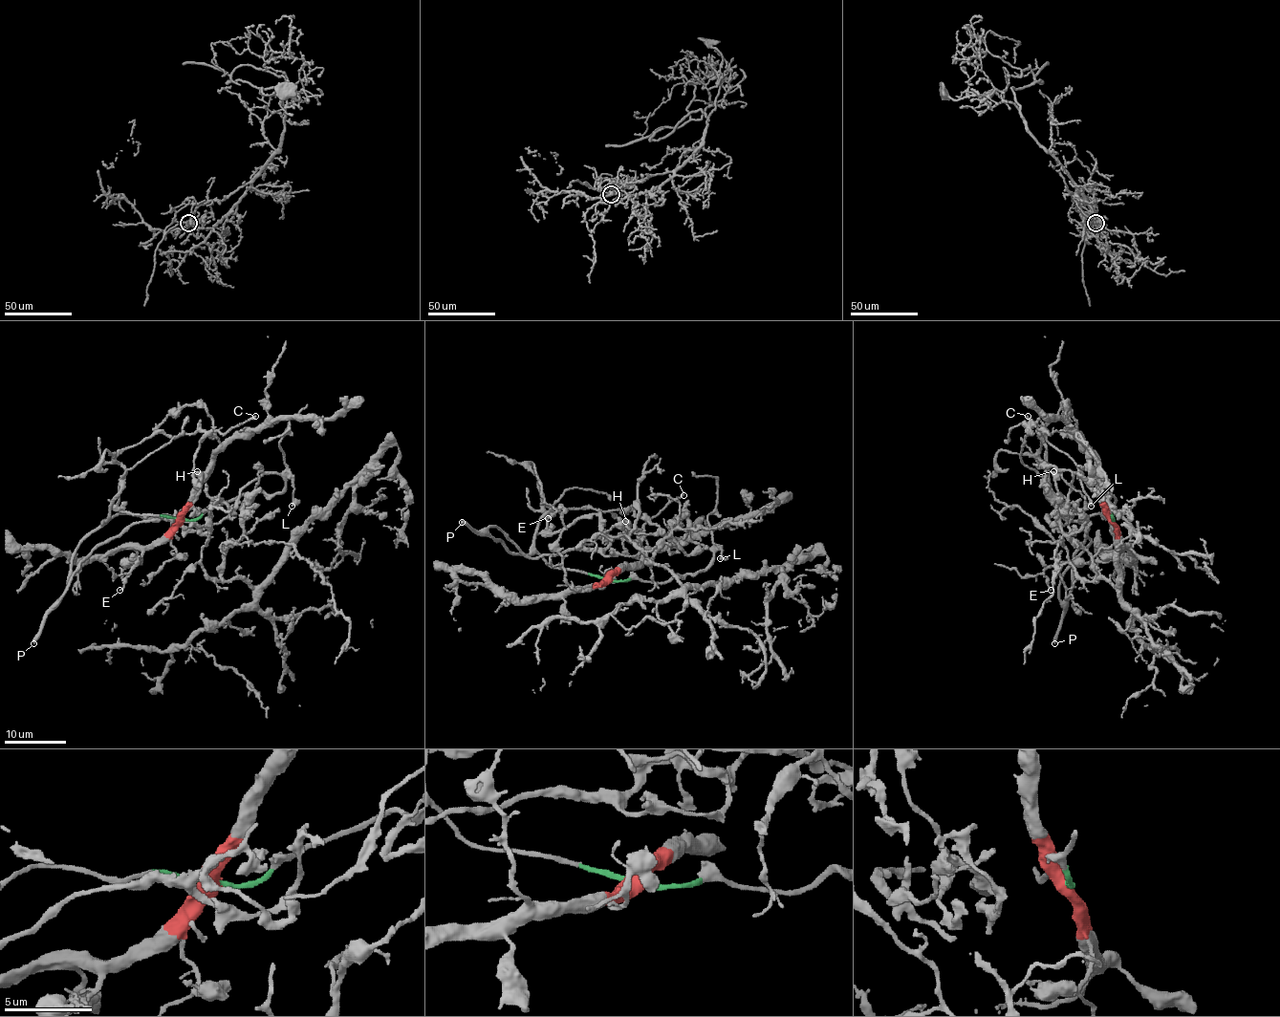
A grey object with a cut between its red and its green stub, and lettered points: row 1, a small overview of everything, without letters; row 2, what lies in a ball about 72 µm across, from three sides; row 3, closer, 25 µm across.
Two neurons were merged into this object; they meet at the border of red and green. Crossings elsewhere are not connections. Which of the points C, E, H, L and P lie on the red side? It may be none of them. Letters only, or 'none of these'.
C, E

